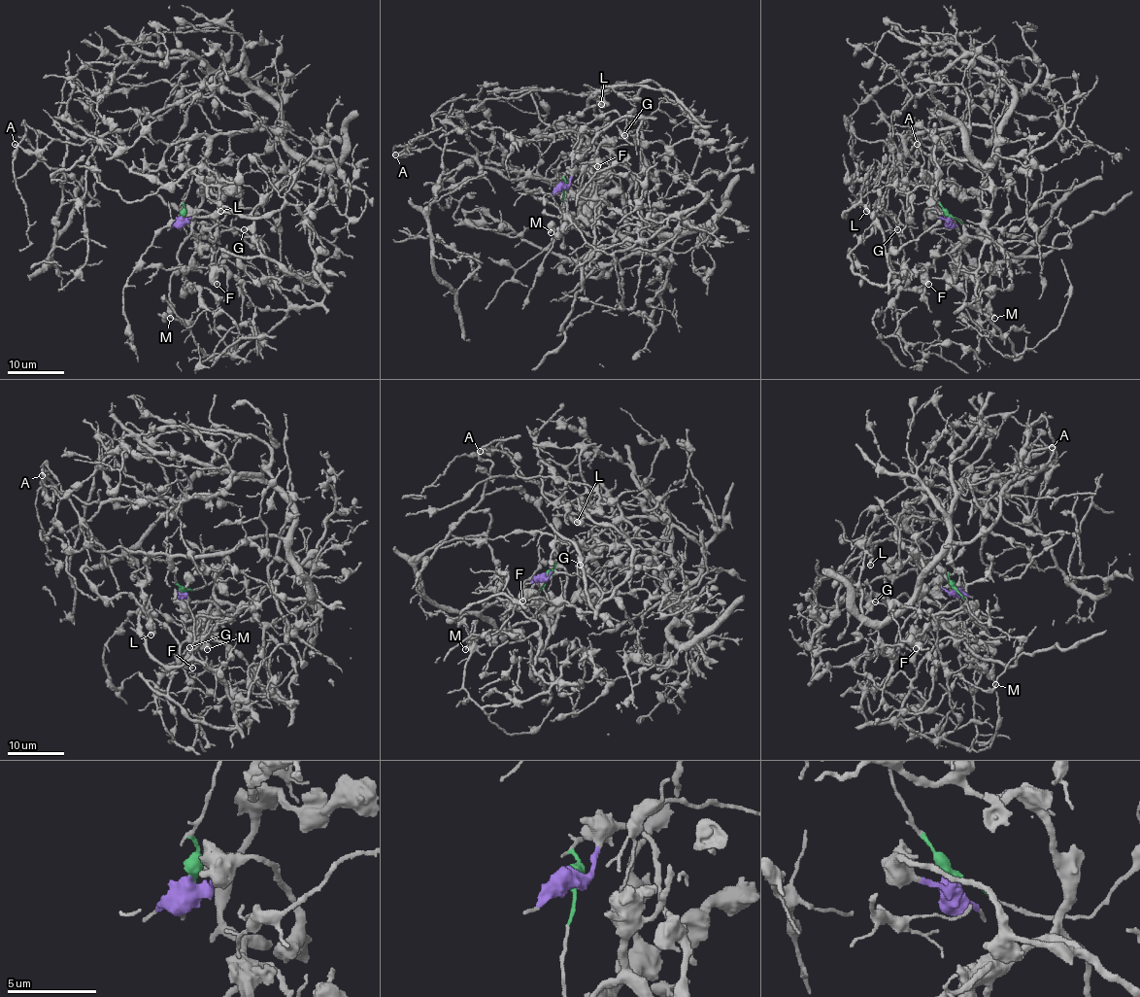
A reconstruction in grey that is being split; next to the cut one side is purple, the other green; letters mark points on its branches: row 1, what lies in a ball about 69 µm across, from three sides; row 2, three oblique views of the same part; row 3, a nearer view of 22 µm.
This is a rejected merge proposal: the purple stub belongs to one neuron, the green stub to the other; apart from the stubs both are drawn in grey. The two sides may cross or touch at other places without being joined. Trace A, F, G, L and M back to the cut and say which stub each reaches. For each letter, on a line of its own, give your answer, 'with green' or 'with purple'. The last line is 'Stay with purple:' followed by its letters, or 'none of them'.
A: with green
F: with purple
G: with green
L: with green
M: with purple
Stay with purple: F, M

